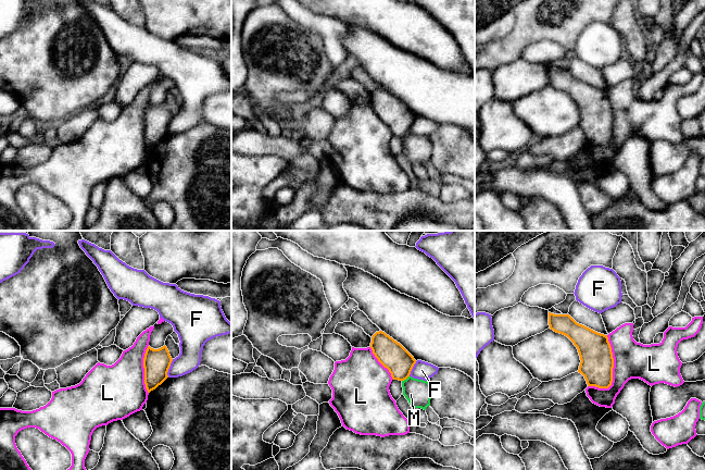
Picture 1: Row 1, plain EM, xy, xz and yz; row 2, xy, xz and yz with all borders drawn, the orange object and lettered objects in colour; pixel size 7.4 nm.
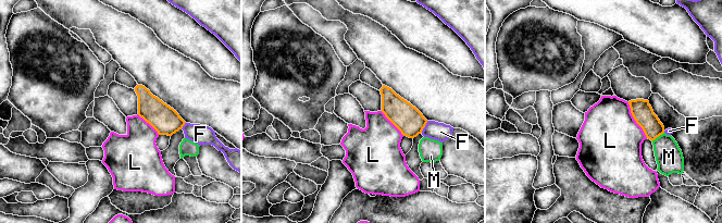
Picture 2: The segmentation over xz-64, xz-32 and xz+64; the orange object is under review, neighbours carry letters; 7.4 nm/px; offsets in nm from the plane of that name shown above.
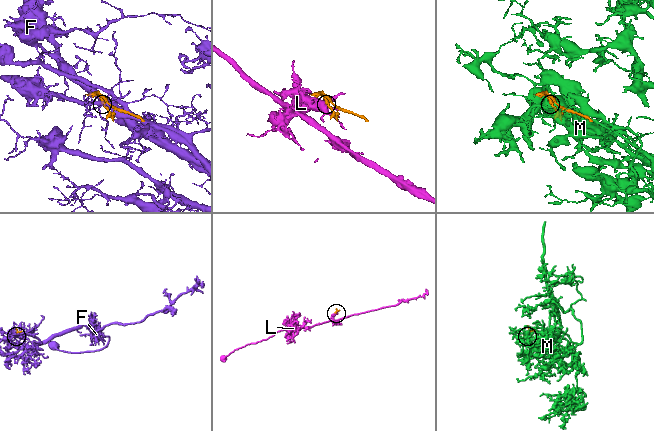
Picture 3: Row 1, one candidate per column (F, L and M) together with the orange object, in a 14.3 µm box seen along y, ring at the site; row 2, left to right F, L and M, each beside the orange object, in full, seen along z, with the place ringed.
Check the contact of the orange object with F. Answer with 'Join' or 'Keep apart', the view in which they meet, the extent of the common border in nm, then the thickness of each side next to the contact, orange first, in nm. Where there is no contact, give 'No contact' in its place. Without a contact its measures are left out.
Keep apart. Touches orange in xy. Shared border 140 nm. Thickness 200 nm (orange) against 180 nm

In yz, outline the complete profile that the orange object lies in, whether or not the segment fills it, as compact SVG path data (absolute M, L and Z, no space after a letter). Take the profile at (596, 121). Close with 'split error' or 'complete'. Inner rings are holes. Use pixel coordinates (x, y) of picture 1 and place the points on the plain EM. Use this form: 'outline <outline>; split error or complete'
outline M549 69L549 82L554 88L567 92L577 103L581 116L578 128L584 133L588 143L608 145L613 138L614 114L607 91L577 79L569 71Z; complete

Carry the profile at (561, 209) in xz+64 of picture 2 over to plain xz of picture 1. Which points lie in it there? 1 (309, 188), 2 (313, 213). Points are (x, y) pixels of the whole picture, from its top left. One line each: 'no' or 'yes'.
1: yes
2: no

